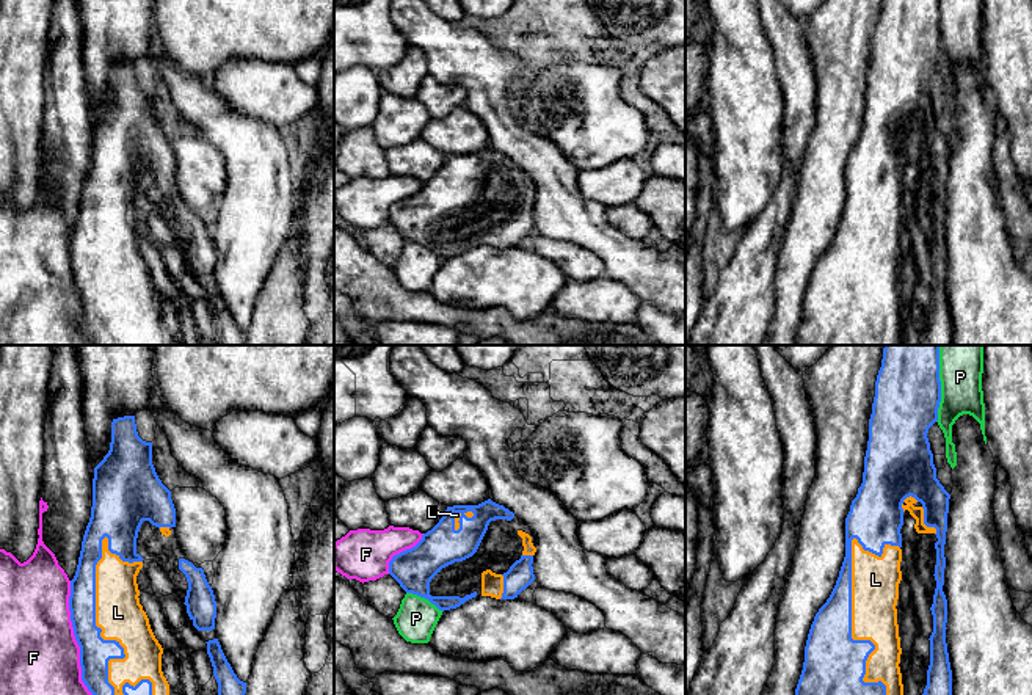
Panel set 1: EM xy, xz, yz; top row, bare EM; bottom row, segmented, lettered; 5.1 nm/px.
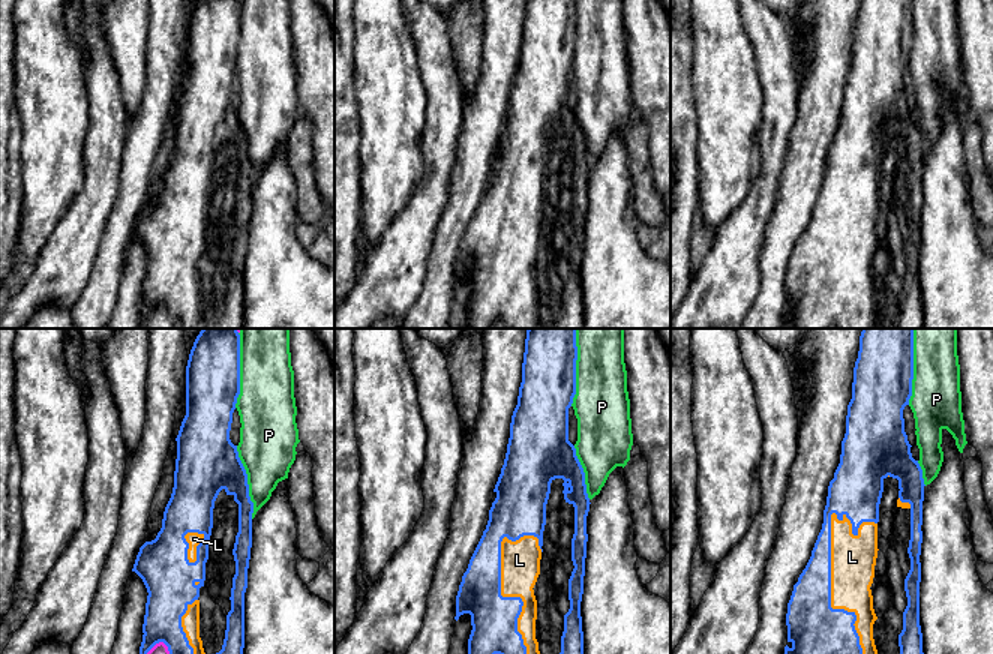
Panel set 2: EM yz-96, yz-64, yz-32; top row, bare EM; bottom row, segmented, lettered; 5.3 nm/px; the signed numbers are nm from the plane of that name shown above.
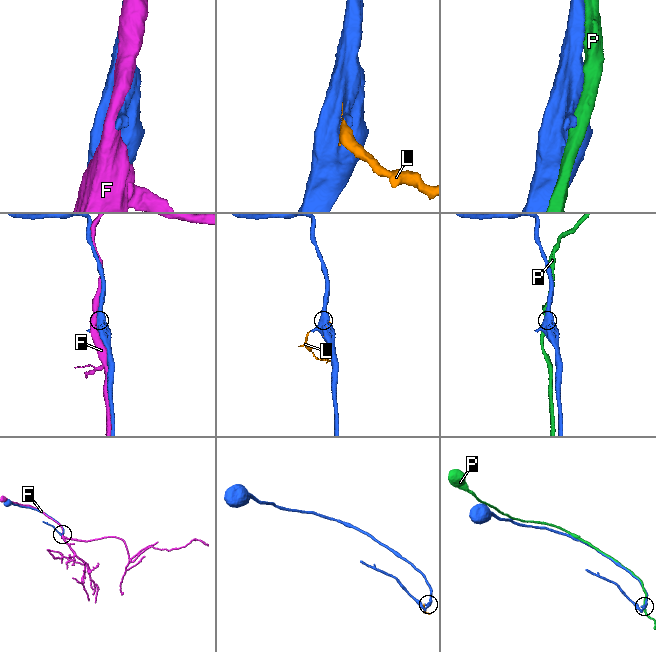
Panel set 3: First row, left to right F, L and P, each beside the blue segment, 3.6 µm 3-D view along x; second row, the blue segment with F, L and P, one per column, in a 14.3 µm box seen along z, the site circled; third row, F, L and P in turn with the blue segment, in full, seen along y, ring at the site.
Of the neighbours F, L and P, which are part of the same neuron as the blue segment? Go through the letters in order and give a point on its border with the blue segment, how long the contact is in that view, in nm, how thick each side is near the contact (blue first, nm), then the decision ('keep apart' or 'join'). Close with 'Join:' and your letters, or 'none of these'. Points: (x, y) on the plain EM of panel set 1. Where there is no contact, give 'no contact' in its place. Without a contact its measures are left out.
F: xy (76, 287) | 600 nm | 160/420 nm | keep apart
L: yz (850, 280) | 850 nm | 320/240 nm | join
P: yz (940, 35) | 360 nm | 340/220 nm | keep apart
Join: L

